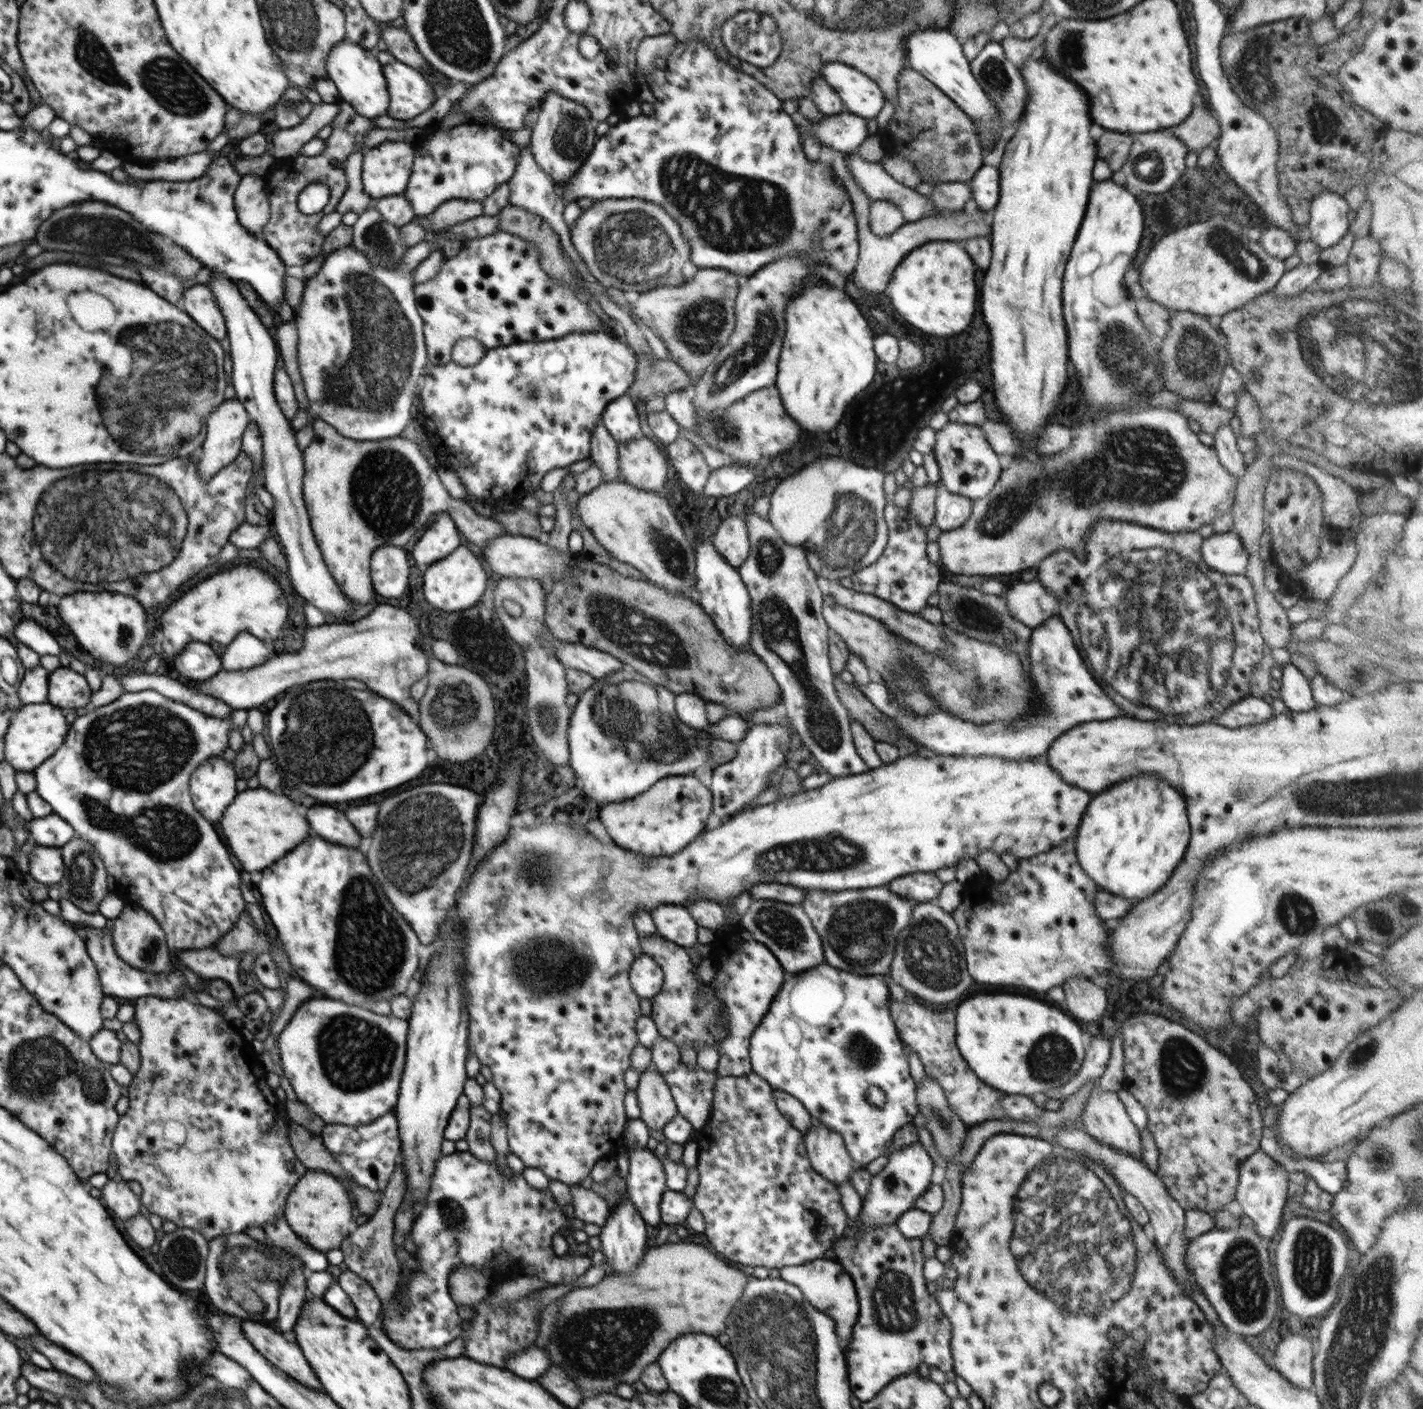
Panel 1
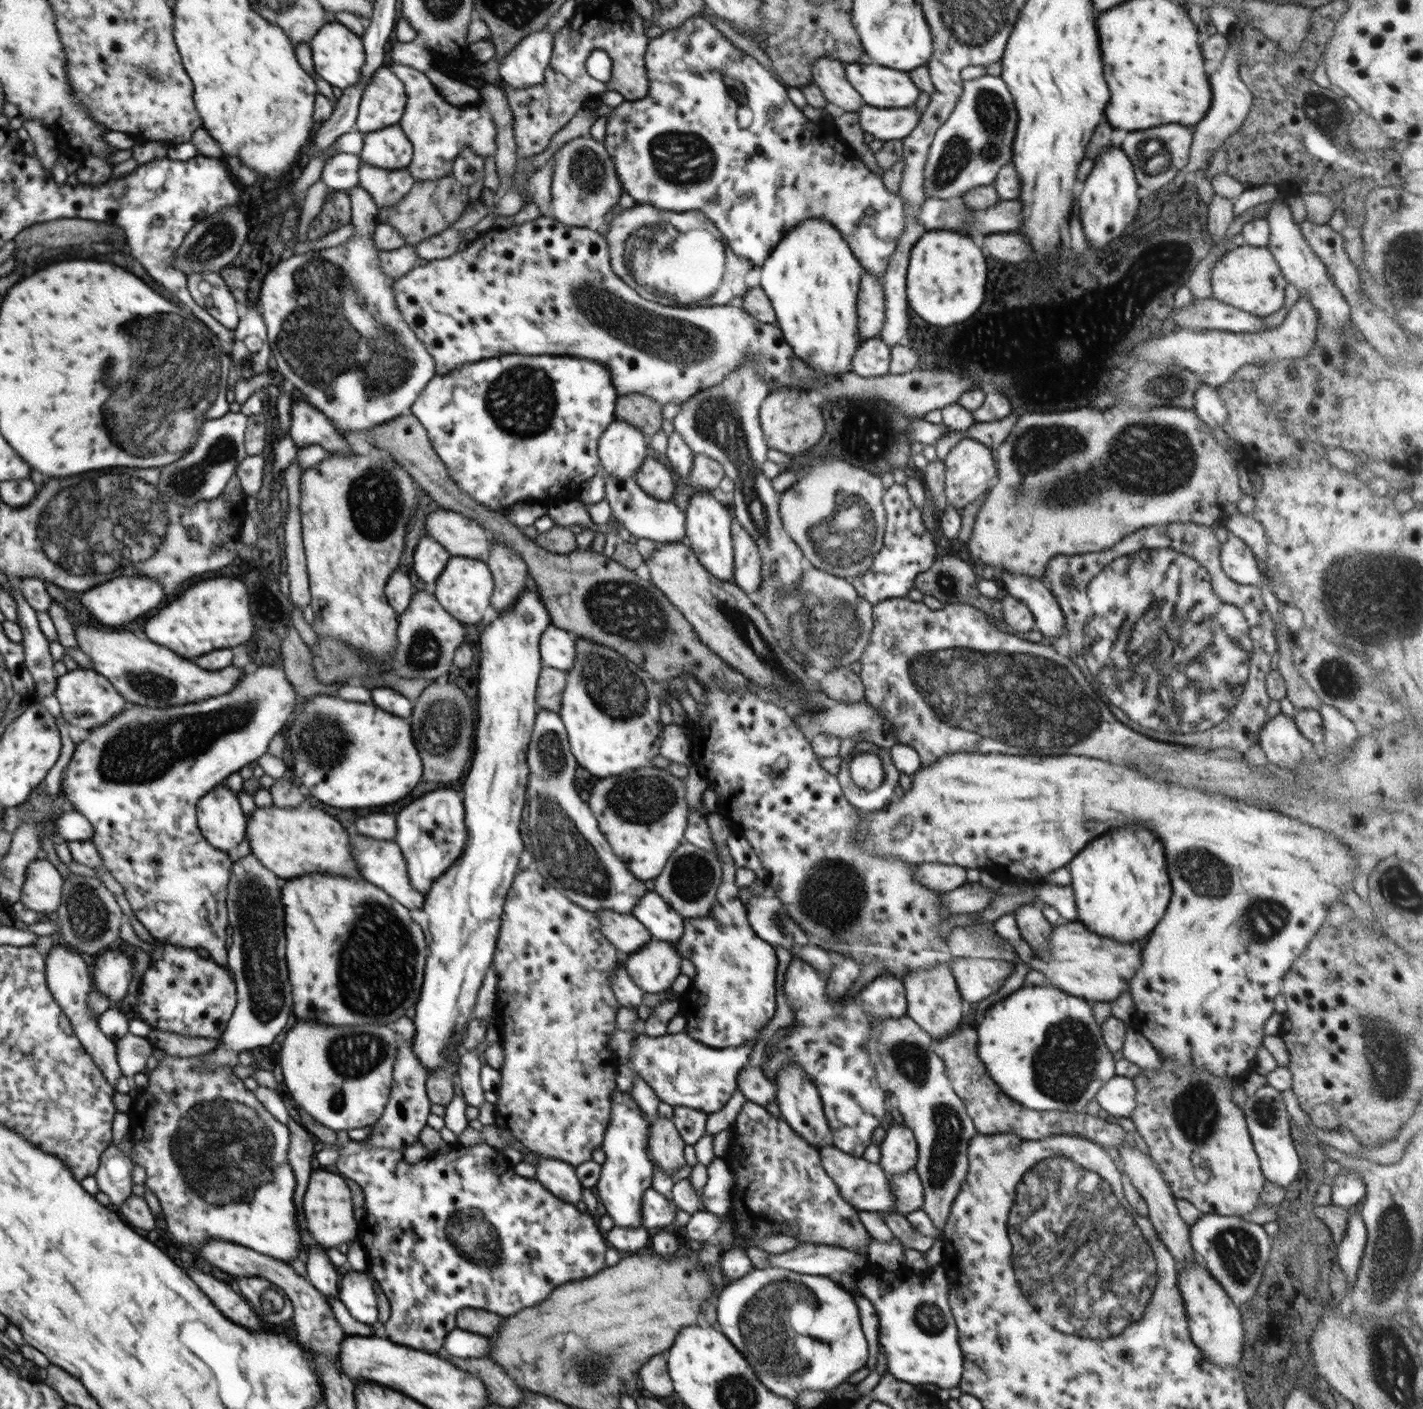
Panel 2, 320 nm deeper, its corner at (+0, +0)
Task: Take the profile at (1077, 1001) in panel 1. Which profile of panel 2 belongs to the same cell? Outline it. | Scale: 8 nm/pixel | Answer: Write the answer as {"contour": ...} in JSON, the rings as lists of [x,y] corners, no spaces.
{"contour":[[[1034,902],[1021,905],[1015,910],[1015,919],[1024,940],[1045,954],[1053,925],[1046,920],[1039,904]]]}

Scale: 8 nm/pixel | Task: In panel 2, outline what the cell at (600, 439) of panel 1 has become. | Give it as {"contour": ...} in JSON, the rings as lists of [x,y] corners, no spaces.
{"contour":[[[604,473],[605,498],[609,502],[610,515],[619,520],[631,534],[648,538],[655,543],[681,542],[686,534],[685,512],[668,501],[661,501],[642,491],[633,477],[617,480]]]}

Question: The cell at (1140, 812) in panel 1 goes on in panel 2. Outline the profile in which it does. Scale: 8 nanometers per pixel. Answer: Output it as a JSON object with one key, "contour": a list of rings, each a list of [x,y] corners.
{"contour":[[[1136,823],[1112,829],[1089,842],[1068,864],[1077,922],[1116,942],[1144,942],[1162,920],[1173,888],[1161,840]]]}

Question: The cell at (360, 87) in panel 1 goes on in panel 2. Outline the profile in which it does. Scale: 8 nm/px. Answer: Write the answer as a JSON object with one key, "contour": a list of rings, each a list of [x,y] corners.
{"contour":[[[327,22],[312,37],[309,44],[315,66],[315,72],[331,86],[342,91],[361,81],[361,70],[365,63],[365,52],[361,36],[338,22]]]}

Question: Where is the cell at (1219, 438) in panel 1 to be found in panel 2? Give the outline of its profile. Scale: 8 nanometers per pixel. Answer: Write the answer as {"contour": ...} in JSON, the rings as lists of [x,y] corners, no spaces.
{"contour":[[[1203,384],[1196,389],[1192,408],[1209,427],[1222,428],[1227,420],[1228,411],[1225,402],[1220,398],[1217,388]]]}

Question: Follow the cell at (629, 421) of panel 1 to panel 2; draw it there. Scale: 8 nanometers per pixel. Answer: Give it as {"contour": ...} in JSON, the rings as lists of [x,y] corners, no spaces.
{"contour":[[[615,419],[602,433],[597,446],[601,472],[628,480],[647,458],[649,438],[635,426]]]}

